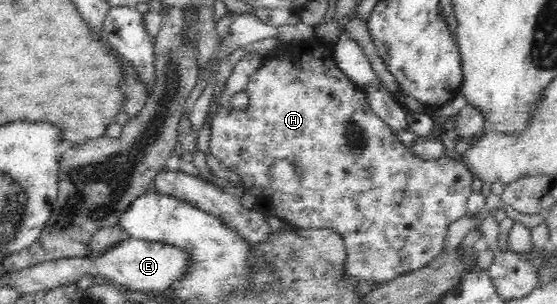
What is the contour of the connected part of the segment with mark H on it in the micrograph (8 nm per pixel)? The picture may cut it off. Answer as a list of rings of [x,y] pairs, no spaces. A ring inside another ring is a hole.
[[[309,37],[307,42],[288,42],[283,46],[283,50],[274,51],[264,59],[259,68],[249,78],[246,84],[245,94],[249,98],[247,108],[233,108],[231,102],[225,102],[218,116],[212,120],[212,133],[210,135],[210,154],[217,157],[224,166],[233,170],[241,179],[242,186],[249,194],[256,198],[255,206],[265,214],[265,216],[276,216],[282,221],[298,229],[319,229],[327,228],[341,235],[344,240],[346,256],[344,258],[345,275],[351,278],[353,282],[375,282],[380,285],[397,276],[413,272],[418,268],[429,264],[437,256],[442,254],[445,248],[445,236],[449,230],[449,225],[467,214],[467,200],[473,194],[474,174],[465,166],[461,160],[455,160],[451,157],[443,157],[435,160],[425,160],[419,155],[413,153],[411,147],[403,145],[399,140],[397,133],[376,114],[370,102],[370,96],[366,90],[351,81],[345,72],[338,66],[338,61],[334,58],[334,48],[336,44],[326,42],[322,38]],[[277,160],[289,160],[295,166],[295,174],[299,177],[297,180],[285,182],[273,176],[269,176],[271,166],[275,166]]]

